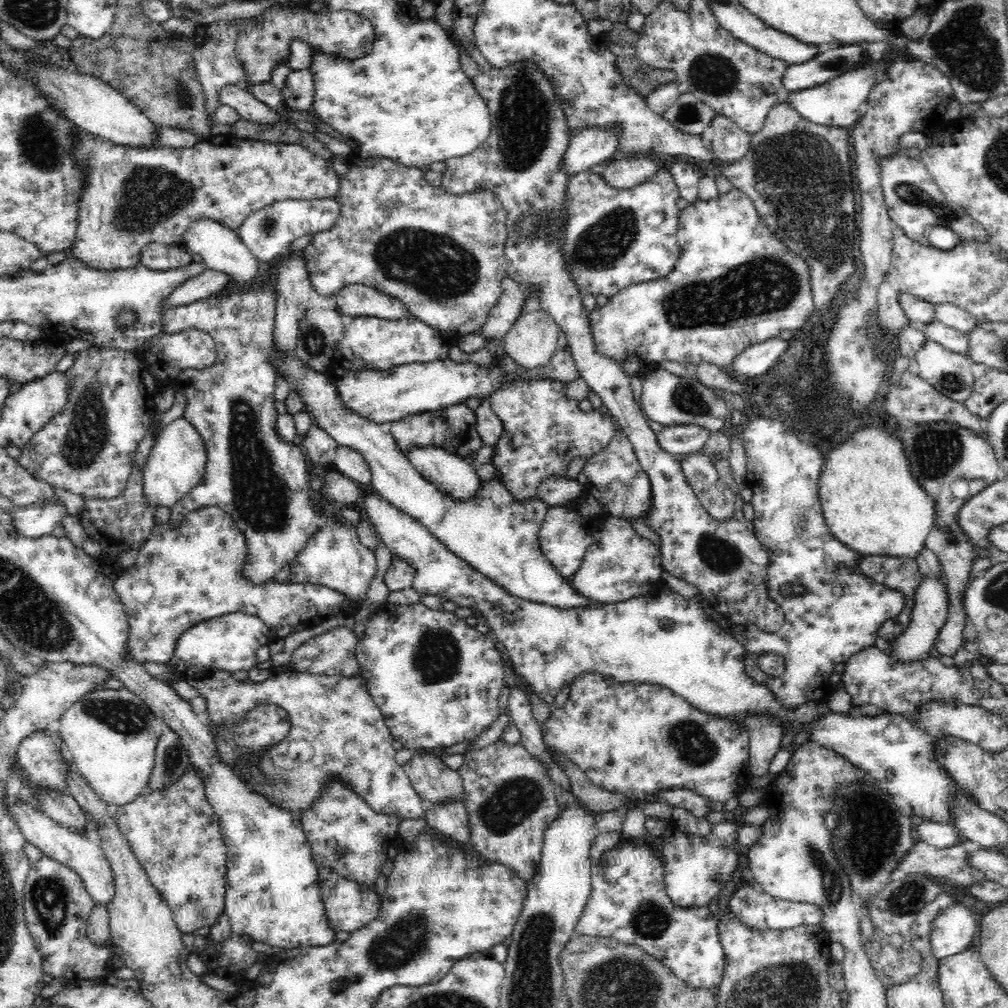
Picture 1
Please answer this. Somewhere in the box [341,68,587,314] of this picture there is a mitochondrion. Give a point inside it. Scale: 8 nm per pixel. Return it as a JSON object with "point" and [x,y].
{"point":[435,265]}

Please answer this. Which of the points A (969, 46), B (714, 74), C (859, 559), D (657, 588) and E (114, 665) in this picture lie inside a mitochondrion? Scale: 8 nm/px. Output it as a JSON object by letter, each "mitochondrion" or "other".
{"A":"mitochondrion","B":"mitochondrion","C":"other","D":"other","E":"other"}

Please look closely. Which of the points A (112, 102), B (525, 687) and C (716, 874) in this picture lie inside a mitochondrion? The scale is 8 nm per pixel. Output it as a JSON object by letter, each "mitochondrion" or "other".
{"A":"other","B":"other","C":"mitochondrion"}

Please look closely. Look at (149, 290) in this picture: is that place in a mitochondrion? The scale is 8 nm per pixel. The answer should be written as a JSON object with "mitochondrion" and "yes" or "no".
{"mitochondrion":"no"}

